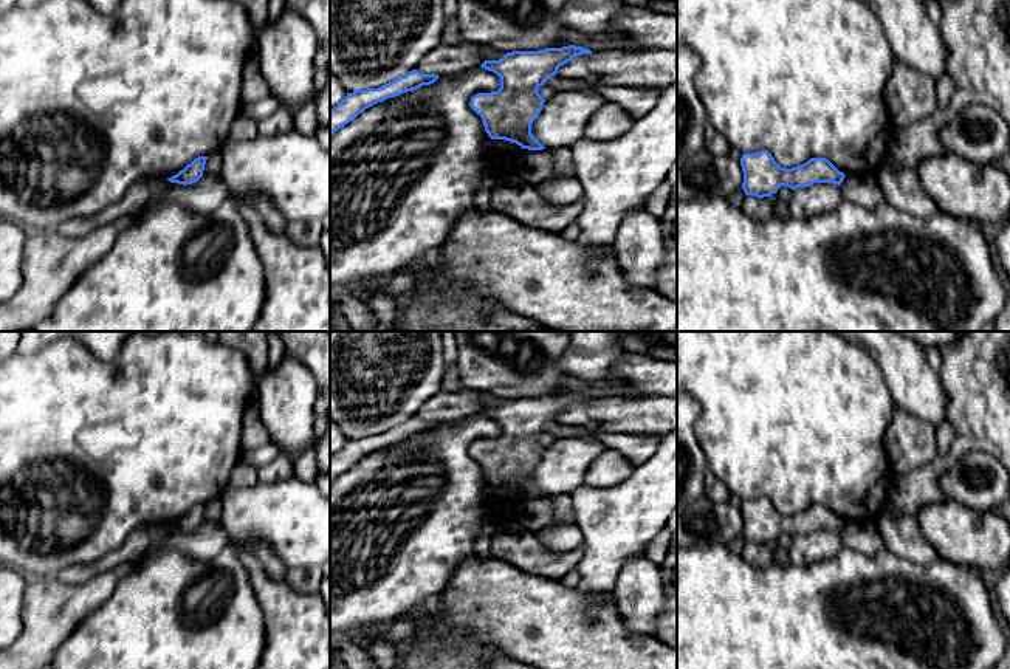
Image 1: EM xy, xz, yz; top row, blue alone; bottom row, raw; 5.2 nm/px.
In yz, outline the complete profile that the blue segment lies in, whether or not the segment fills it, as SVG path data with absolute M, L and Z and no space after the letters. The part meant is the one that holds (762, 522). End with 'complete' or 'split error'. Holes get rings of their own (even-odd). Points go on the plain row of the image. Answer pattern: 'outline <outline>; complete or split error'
outline M768 497L744 500L740 513L745 542L754 542L758 545L776 540L781 533L793 537L813 530L833 530L841 533L846 523L826 505L810 505L807 509L792 516L781 514Z; complete

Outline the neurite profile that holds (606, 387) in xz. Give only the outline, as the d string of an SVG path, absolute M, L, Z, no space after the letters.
M565 376L555 386L555 395L562 395L569 392L582 393L590 396L592 400L601 396L626 396L627 384L621 379L610 381L607 378L598 383L589 383L573 376Z

